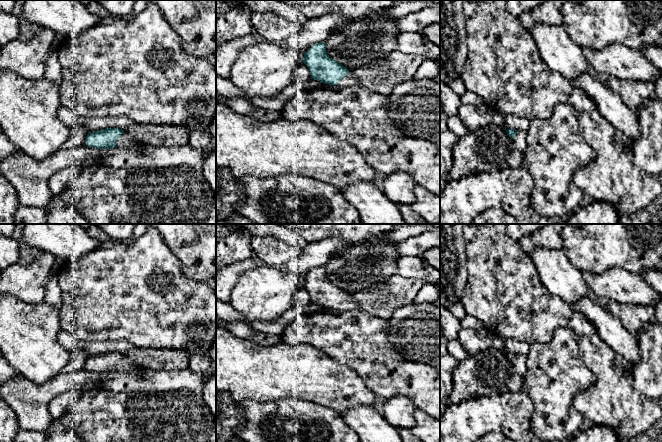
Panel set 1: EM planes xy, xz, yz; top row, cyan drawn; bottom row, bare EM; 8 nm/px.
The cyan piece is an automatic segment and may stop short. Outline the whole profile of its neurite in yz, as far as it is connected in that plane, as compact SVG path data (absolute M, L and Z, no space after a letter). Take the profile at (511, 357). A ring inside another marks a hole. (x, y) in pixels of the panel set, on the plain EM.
M504 353L507 359L513 364L515 371L522 377L526 374L526 355L516 353Z

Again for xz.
M324 266L313 268L301 285L309 292L311 303L329 309L360 310L347 292L327 279Z

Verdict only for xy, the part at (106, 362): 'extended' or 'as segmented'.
extended

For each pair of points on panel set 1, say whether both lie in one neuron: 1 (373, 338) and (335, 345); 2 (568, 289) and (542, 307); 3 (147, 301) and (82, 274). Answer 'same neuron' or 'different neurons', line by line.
1: same neuron
2: different neurons
3: same neuron

